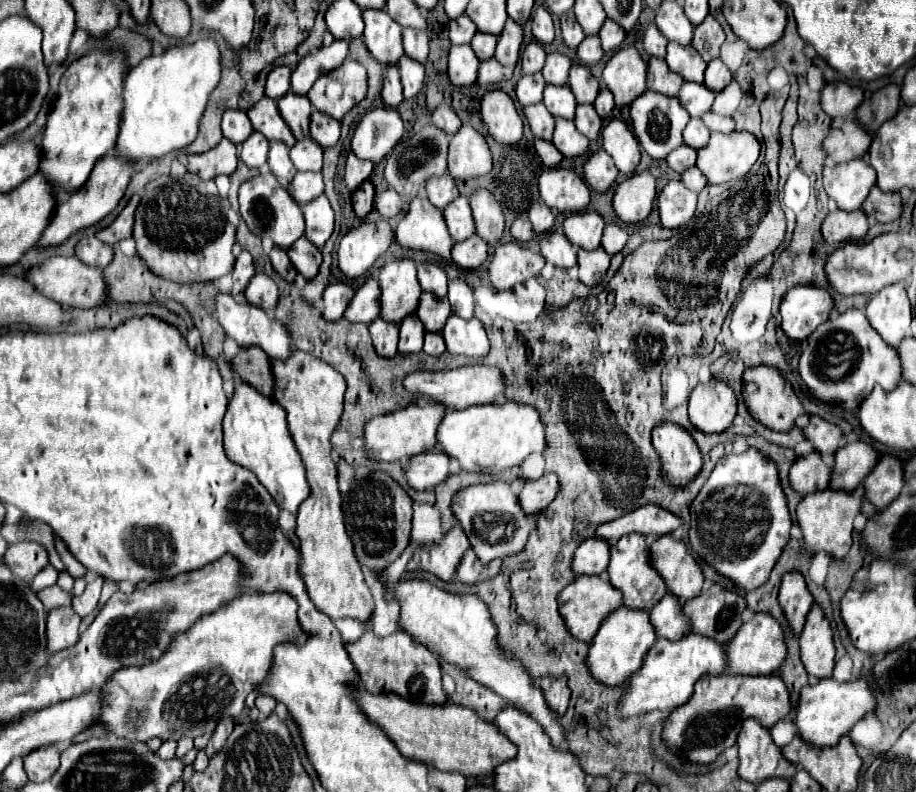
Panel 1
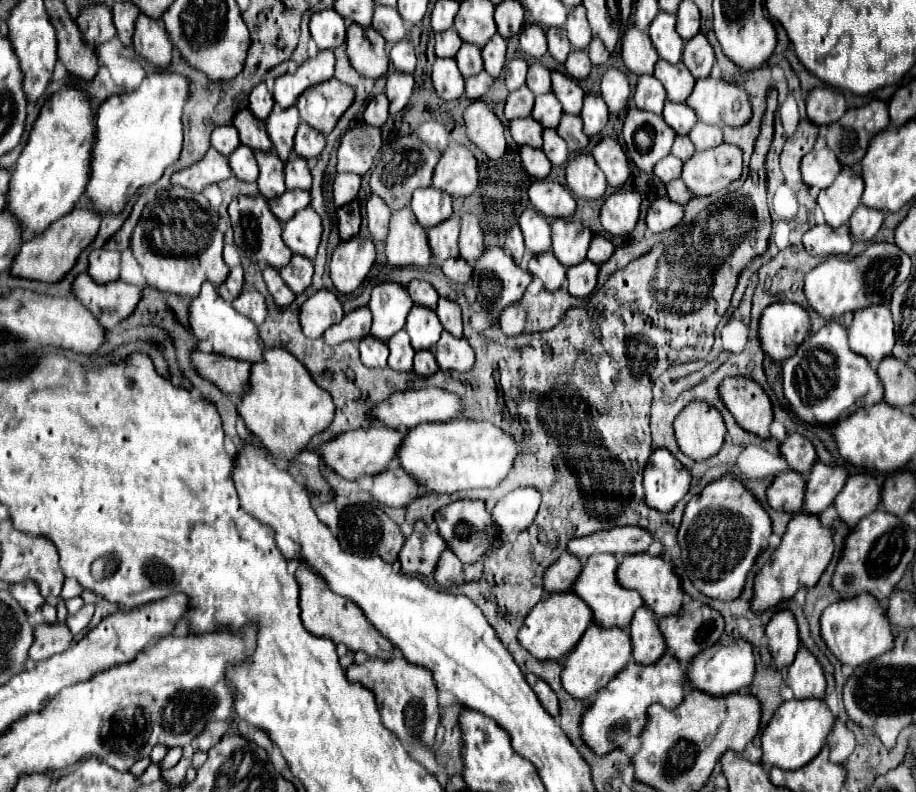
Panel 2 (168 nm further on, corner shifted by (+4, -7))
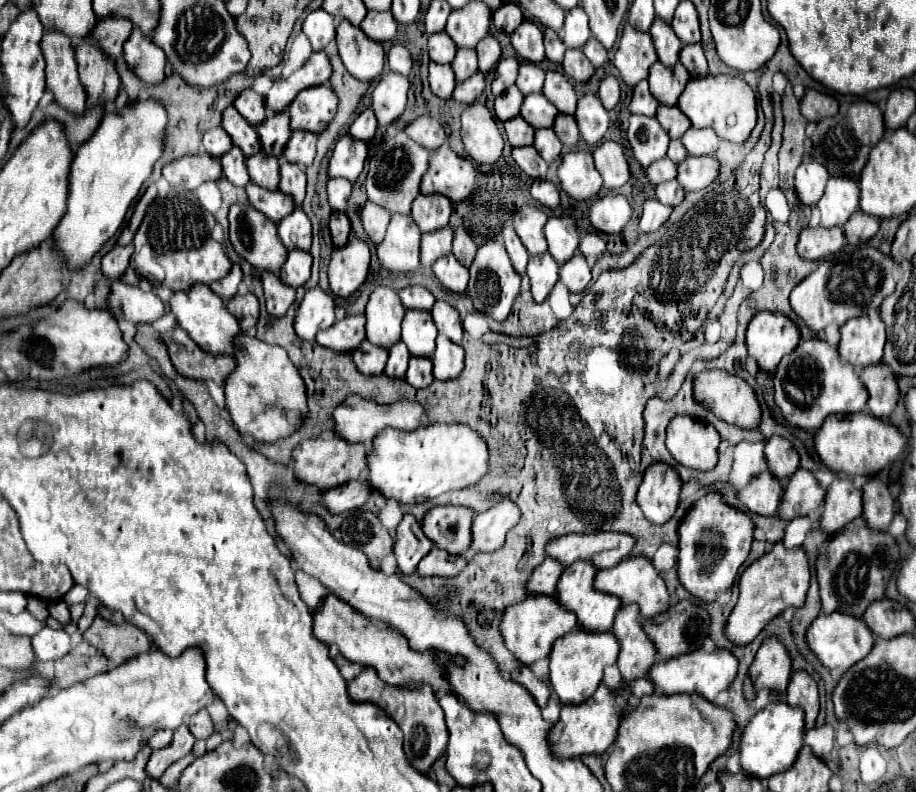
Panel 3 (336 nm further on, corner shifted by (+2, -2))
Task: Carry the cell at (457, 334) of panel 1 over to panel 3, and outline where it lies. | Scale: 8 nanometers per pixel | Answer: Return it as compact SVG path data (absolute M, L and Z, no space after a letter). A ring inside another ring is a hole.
M442 334L436 338L436 352L432 356L432 374L436 380L446 382L454 380L462 368L464 368L464 350L462 346L450 342L448 338L442 338Z

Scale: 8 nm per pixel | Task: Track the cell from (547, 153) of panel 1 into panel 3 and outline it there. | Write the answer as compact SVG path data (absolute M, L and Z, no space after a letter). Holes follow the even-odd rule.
M522 146L522 148L512 148L512 158L520 166L520 170L530 176L530 178L546 178L548 164L542 162L540 154L532 146Z

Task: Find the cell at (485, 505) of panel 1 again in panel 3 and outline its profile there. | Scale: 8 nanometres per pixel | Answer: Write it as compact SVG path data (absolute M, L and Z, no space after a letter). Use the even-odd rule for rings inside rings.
M436 506L422 518L422 532L436 548L448 554L464 554L470 546L472 508L462 506Z

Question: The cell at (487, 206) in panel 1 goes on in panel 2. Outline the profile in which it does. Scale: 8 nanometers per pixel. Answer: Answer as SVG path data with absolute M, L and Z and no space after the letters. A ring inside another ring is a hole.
M474 213L462 215L462 231L460 231L458 245L460 245L460 257L468 259L470 263L480 259L486 247L484 247L484 229L480 225L478 215Z

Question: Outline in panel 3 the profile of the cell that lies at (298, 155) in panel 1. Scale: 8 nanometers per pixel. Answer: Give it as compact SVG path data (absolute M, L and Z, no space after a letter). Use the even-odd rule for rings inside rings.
M290 162L280 164L280 184L278 190L284 192L294 200L296 206L302 204L306 194L306 174L300 170L300 166L294 166Z

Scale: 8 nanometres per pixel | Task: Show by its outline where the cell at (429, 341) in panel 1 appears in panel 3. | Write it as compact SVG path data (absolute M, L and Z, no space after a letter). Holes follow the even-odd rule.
M410 358L410 366L406 372L406 382L414 388L426 388L432 384L434 376L430 370L430 358Z

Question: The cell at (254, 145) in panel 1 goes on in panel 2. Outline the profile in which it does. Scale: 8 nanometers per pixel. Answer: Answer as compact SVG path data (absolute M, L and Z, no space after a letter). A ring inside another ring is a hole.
M240 145L230 157L232 173L242 181L256 181L258 179L258 163L254 159L254 151L246 145Z

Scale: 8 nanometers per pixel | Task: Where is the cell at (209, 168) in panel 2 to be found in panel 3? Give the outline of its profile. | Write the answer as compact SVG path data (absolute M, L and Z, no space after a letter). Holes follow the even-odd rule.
M210 154L182 156L166 164L162 168L162 176L170 182L170 186L196 190L206 180L218 180L222 176L222 168L218 166L218 160L210 158Z

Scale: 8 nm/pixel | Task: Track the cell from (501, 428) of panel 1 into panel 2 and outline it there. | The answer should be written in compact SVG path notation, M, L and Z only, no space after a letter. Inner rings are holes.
M450 419L446 423L422 423L410 429L400 445L402 469L436 493L458 493L476 487L500 485L518 457L516 439L490 421Z

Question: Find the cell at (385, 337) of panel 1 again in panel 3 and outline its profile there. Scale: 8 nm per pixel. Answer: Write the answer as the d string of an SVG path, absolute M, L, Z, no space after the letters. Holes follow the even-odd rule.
M362 342L362 346L352 354L352 362L356 364L358 372L362 372L364 376L374 376L384 370L386 354L388 354L386 350L370 346L370 342Z

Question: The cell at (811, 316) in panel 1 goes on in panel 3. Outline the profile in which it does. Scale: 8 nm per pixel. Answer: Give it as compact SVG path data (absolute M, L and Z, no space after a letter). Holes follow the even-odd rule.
M758 312L746 330L748 356L756 360L762 372L774 372L798 342L800 330L788 316L778 312Z

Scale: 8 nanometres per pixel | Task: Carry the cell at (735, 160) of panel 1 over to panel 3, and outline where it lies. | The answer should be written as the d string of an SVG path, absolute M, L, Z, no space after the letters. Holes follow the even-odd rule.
M688 156L684 162L678 164L676 180L684 190L694 192L712 184L716 176L718 176L718 162L714 162L712 156L702 156L702 158Z

